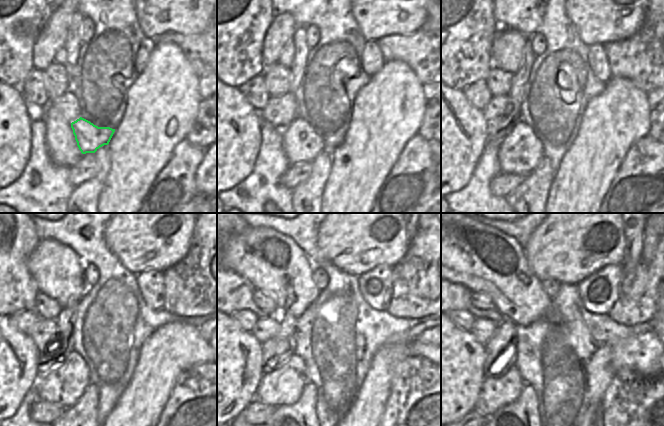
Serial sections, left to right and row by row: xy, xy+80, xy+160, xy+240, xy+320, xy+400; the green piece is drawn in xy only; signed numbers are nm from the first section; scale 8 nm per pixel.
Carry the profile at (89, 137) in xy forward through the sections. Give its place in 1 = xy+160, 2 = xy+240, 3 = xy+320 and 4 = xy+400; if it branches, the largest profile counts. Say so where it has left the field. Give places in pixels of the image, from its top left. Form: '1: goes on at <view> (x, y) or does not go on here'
1: goes on at xy+160 (520, 152)
2: goes on at xy+240 (65, 384)
3: goes on at xy+320 (283, 386)
4: goes on at xy+400 (496, 392)

